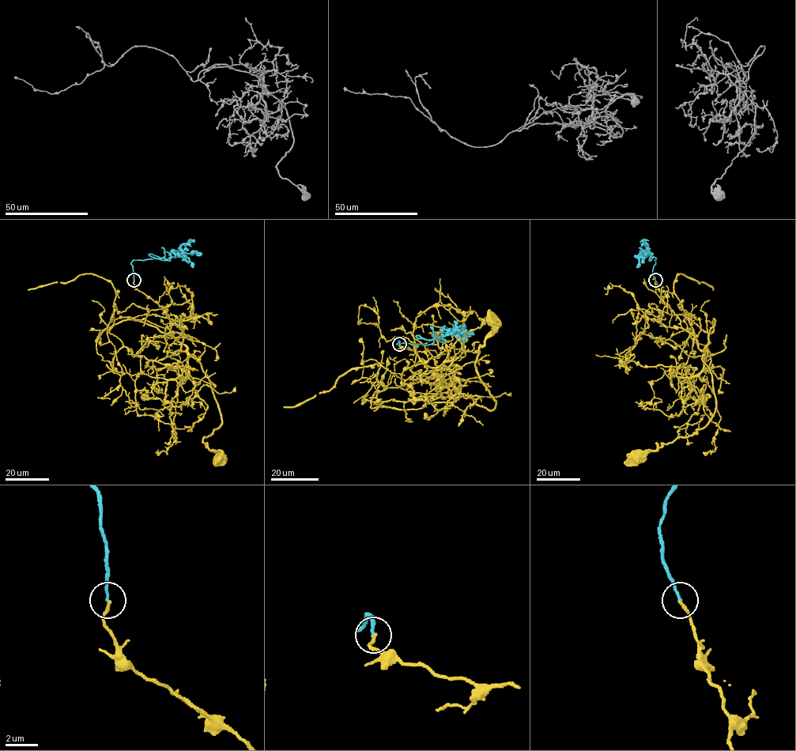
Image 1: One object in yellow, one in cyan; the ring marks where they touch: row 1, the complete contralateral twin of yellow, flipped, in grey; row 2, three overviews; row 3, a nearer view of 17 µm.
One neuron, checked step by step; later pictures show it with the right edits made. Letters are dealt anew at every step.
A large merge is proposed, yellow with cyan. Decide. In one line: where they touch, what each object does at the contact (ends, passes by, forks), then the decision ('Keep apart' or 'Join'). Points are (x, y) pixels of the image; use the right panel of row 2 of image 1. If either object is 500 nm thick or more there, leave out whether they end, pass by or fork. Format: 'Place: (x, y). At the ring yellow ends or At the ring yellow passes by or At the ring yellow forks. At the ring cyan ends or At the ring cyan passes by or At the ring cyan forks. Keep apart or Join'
Place: (655, 280). At the ring yellow ends. At the ring cyan ends. Keep apart

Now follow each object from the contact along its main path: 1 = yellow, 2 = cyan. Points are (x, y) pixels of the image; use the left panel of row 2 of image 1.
1: (133, 281), (137, 290), (181, 322), (181, 349), (208, 378), (221, 424), (203, 441), (221, 454), (218, 458)
2: (133, 280), (131, 262), (133, 260), (162, 258), (165, 251), (197, 251), (192, 254)

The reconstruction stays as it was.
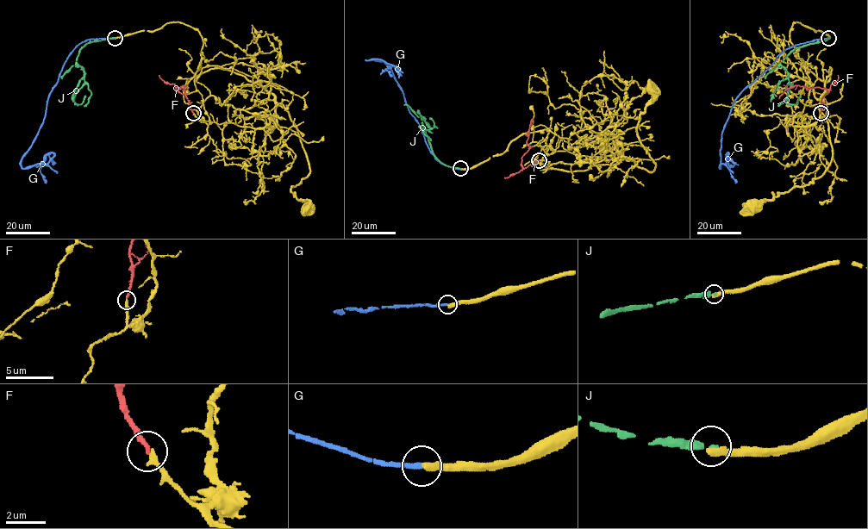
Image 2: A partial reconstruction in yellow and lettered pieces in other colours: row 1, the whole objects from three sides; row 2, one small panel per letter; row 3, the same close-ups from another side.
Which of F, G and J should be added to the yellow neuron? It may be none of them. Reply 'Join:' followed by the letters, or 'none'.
Join: F

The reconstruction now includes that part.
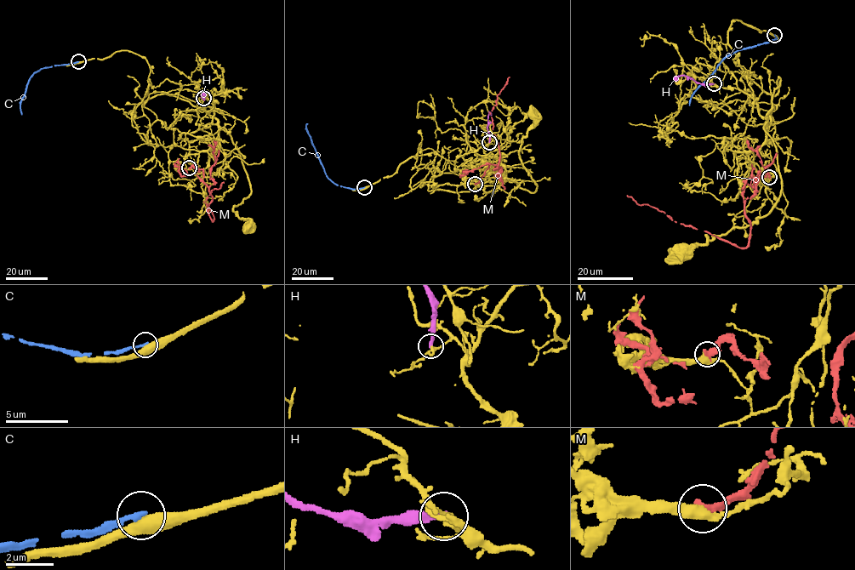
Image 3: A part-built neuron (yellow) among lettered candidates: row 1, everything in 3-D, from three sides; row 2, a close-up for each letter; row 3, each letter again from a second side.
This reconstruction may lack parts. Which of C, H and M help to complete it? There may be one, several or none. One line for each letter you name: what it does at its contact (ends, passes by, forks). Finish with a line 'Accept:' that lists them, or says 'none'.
Accept: none

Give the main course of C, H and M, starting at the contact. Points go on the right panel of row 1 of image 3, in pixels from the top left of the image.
C: (775, 35), (776, 37), (770, 42), (727, 55), (696, 90), (689, 105)
H: (714, 83), (702, 84), (684, 75), (679, 75), (675, 82)
M: (769, 176), (749, 178), (743, 189), (750, 225), (744, 247), (675, 222), (627, 196)

